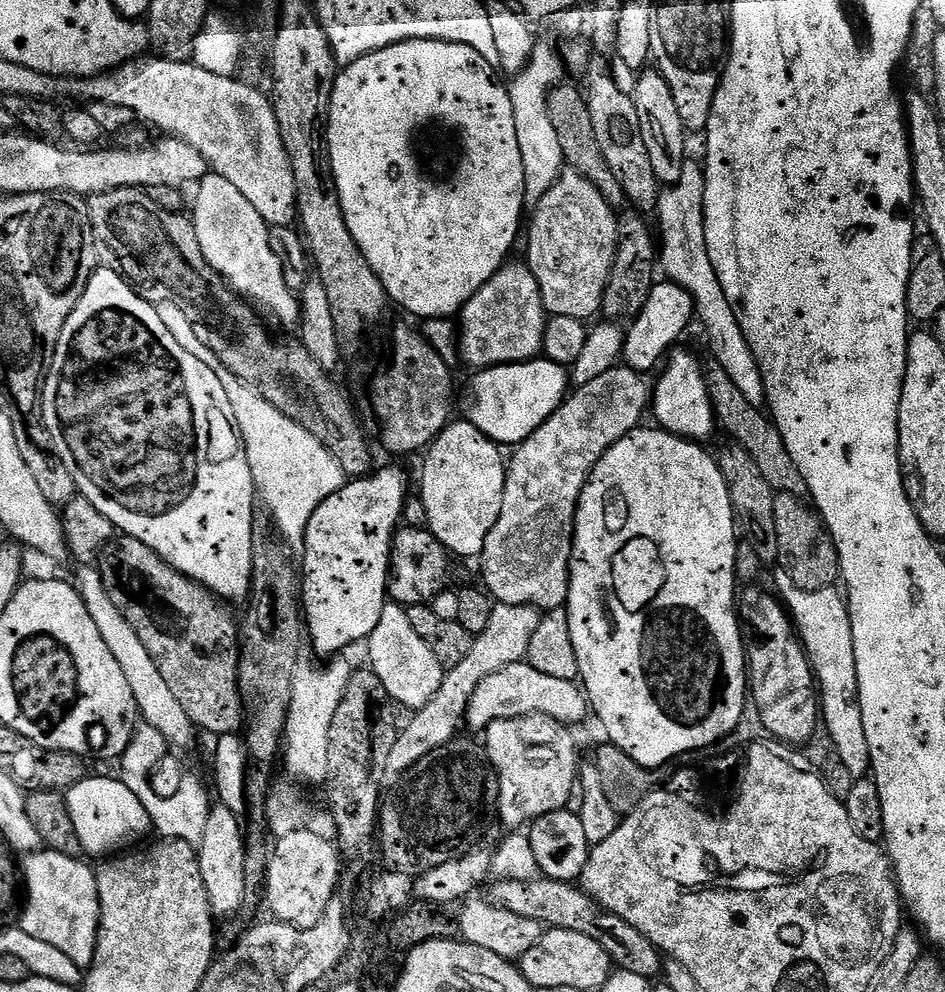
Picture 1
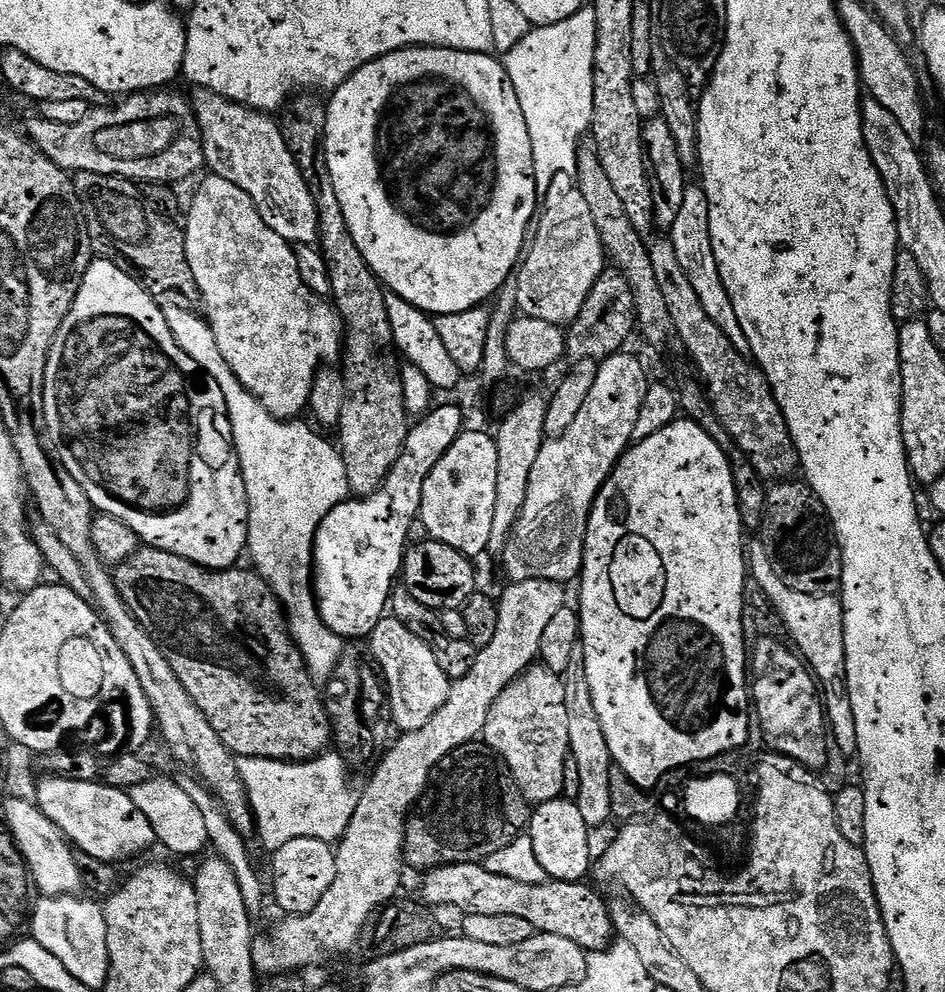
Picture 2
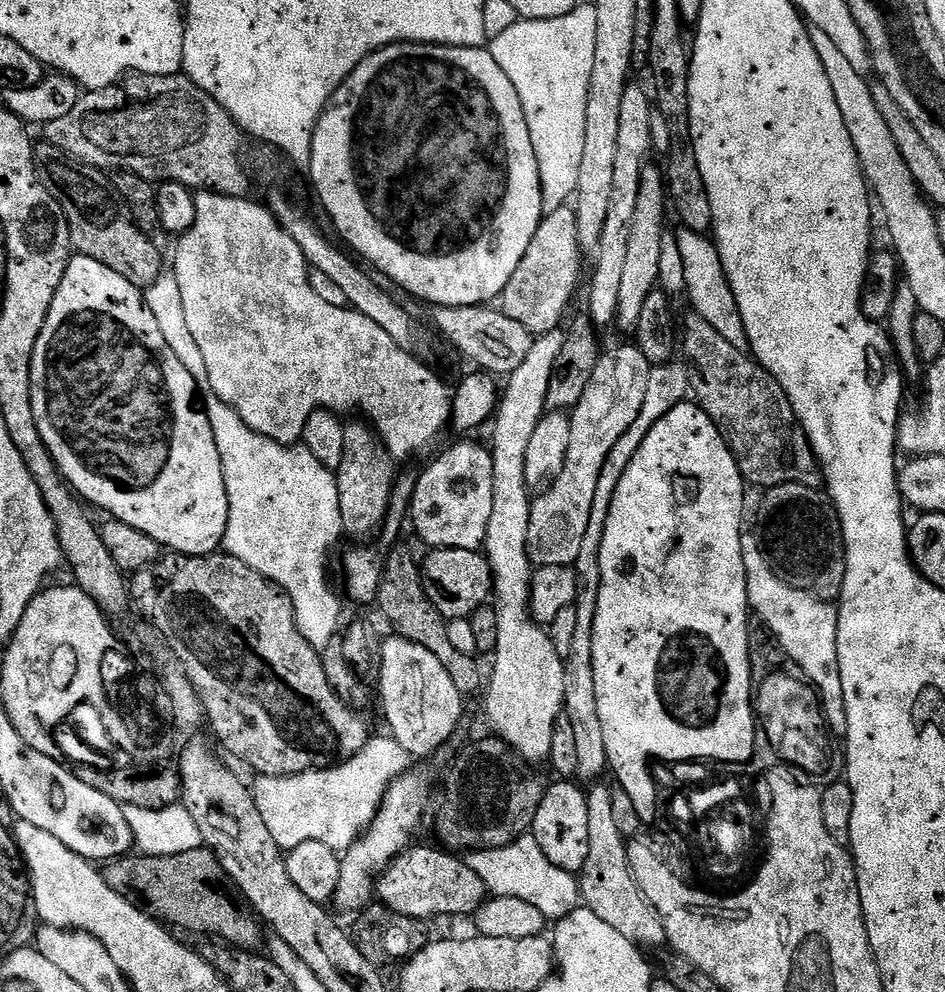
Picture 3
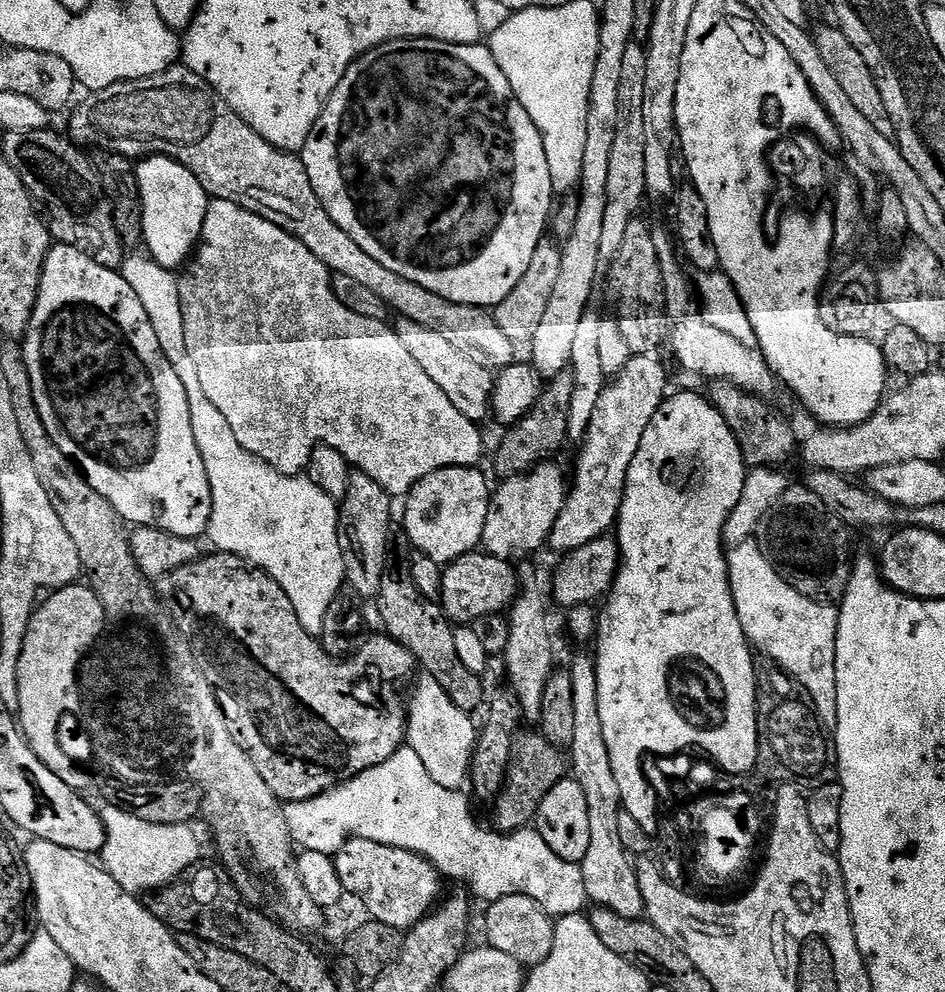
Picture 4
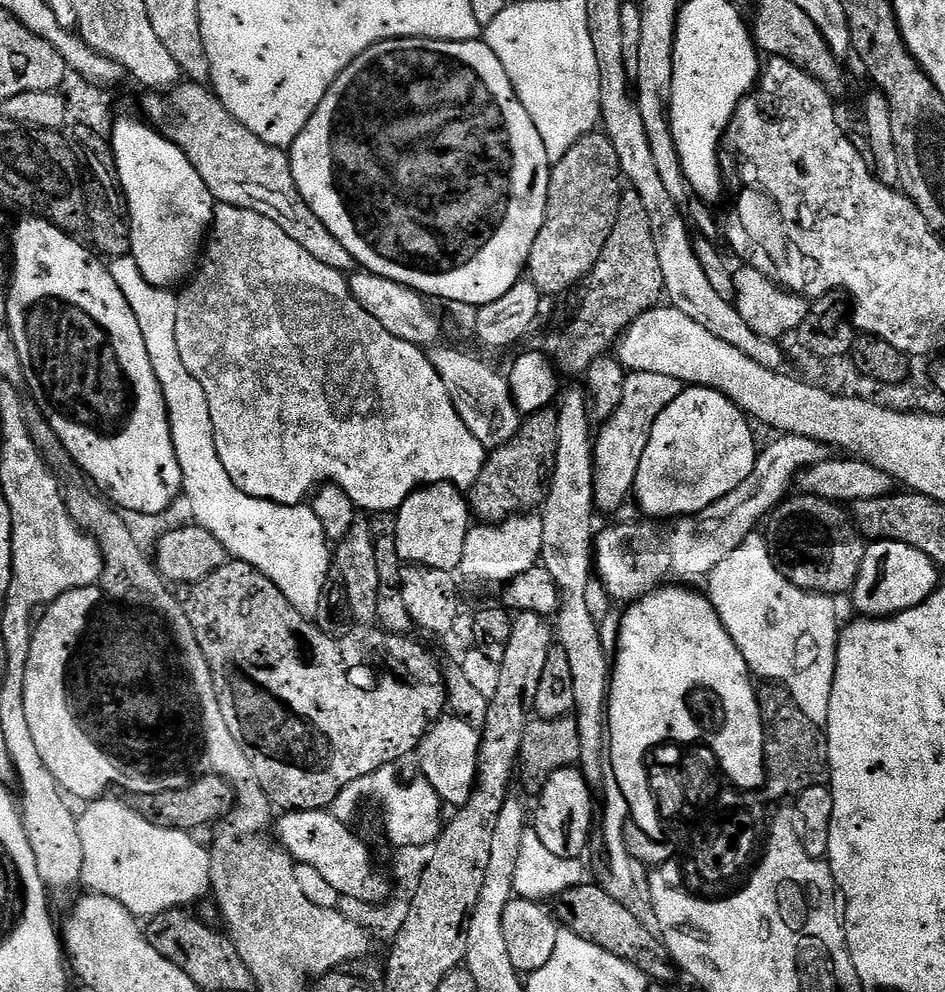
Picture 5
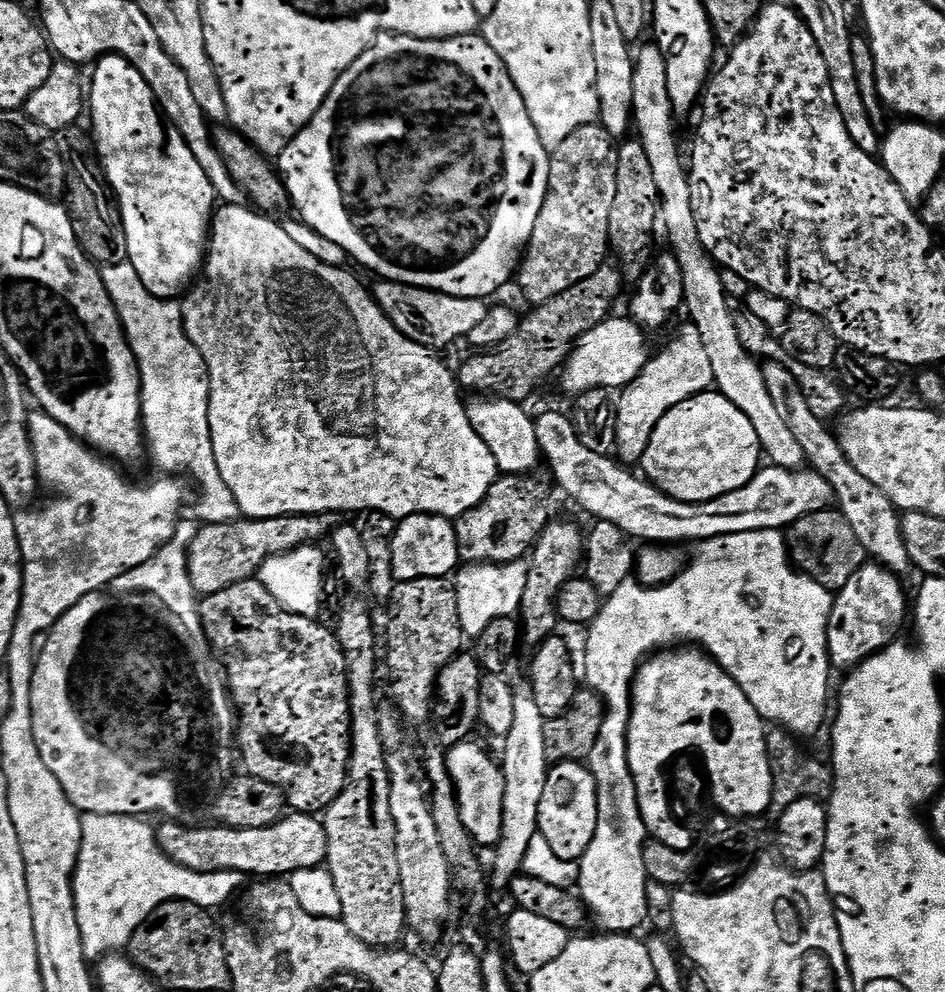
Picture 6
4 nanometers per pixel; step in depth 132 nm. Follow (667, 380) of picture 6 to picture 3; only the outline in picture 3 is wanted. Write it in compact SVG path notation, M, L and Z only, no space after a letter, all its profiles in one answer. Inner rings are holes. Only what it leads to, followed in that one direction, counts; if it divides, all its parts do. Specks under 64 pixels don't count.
M639 347L632 348L612 348L603 353L598 362L598 366L594 366L594 374L590 378L590 386L586 386L586 394L582 394L582 398L578 402L578 406L571 409L570 419L570 450L566 450L566 462L562 466L562 470L556 476L551 484L547 485L539 493L540 497L532 500L532 509L530 510L530 530L526 538L526 554L530 558L530 562L536 568L542 566L571 566L574 558L578 558L578 550L582 550L582 538L586 535L586 526L590 523L590 506L594 503L594 490L598 487L598 474L602 474L602 462L606 462L606 454L610 454L610 450L614 450L614 442L618 442L618 438L622 438L622 434L626 434L626 430L630 430L634 418L638 418L638 410L642 410L642 402L646 402L646 378L650 378L650 370L653 365L649 364L648 359L641 353Z

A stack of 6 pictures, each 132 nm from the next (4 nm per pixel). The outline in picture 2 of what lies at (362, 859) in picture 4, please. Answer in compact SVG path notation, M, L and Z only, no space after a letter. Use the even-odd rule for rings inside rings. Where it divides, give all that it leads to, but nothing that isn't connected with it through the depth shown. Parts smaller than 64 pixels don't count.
M447 864L433 868L424 880L423 903L429 906L445 904L456 907L460 914L511 914L530 922L537 932L559 934L578 942L585 952L602 952L614 940L614 929L610 918L609 903L603 900L588 882L566 882L547 879L542 884L517 882L515 878L502 878L502 874L490 874L490 870L479 864Z

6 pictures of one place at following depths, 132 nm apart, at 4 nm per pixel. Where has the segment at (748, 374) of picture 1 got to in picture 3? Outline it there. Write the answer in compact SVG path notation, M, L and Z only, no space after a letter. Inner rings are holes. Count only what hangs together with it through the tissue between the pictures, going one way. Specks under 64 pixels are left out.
M681 231L676 236L678 250L682 250L682 262L686 265L686 300L692 303L691 311L702 317L714 330L730 342L738 350L748 352L746 326L742 322L742 314L738 310L738 302L734 302L734 290L730 290L730 282L722 270L722 258L718 254L715 243L703 232Z

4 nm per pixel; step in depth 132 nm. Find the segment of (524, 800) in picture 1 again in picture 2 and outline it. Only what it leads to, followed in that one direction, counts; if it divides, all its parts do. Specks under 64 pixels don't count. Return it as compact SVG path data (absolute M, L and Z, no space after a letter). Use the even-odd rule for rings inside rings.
M543 666L527 668L490 706L482 740L504 761L529 805L561 799L563 771L570 759L563 679Z

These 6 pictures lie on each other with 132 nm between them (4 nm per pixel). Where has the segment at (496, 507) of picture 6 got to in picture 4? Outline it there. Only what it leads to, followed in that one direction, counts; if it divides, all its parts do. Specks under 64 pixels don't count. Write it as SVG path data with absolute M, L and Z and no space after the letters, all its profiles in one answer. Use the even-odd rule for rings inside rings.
M571 371L559 372L540 389L540 396L518 423L511 425L496 452L496 472L500 478L519 476L531 472L537 464L547 461L568 440L570 422L570 397L574 394Z

